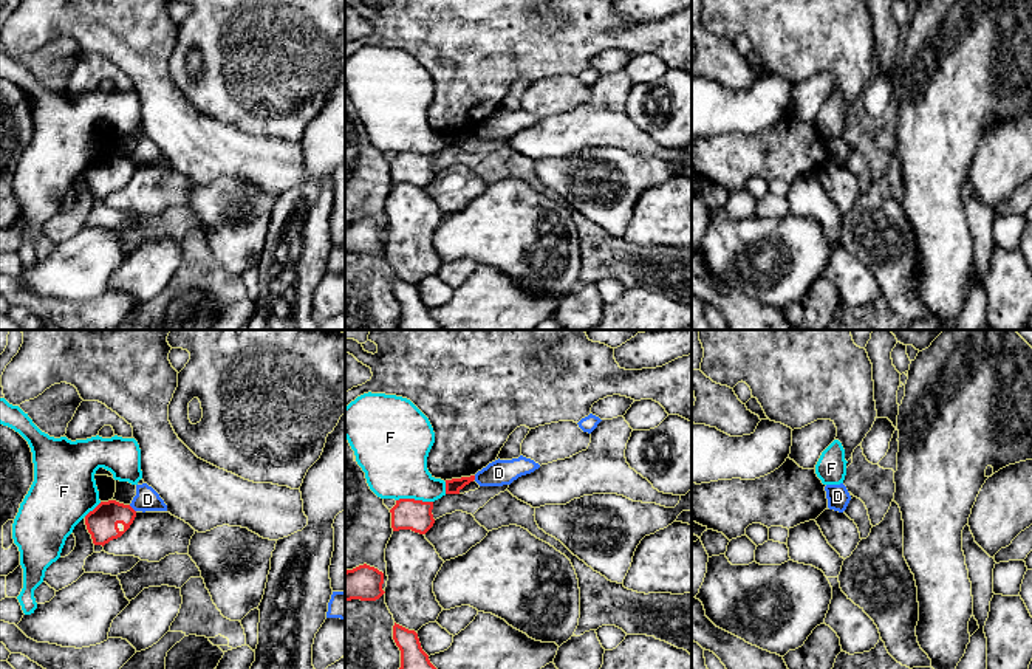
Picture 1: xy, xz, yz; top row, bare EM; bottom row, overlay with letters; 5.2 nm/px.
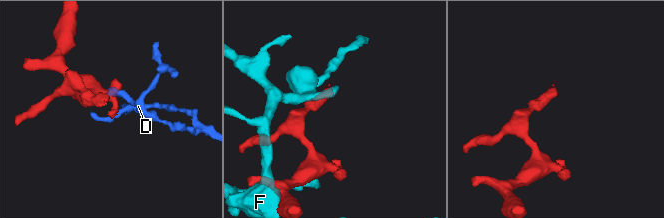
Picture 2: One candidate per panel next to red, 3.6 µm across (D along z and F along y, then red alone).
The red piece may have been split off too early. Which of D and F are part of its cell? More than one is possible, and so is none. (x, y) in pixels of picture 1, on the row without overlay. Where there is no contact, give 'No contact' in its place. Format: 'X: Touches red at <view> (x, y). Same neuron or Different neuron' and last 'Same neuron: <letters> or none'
D: Touches red at xy (132, 161). Different neuron
F: Touches red at xz (413, 152). Different neuron
Same neuron: none

